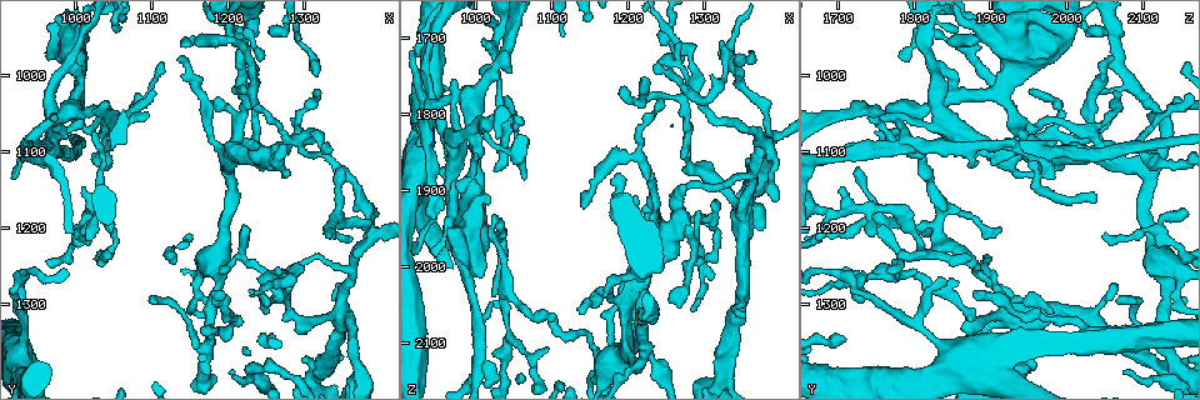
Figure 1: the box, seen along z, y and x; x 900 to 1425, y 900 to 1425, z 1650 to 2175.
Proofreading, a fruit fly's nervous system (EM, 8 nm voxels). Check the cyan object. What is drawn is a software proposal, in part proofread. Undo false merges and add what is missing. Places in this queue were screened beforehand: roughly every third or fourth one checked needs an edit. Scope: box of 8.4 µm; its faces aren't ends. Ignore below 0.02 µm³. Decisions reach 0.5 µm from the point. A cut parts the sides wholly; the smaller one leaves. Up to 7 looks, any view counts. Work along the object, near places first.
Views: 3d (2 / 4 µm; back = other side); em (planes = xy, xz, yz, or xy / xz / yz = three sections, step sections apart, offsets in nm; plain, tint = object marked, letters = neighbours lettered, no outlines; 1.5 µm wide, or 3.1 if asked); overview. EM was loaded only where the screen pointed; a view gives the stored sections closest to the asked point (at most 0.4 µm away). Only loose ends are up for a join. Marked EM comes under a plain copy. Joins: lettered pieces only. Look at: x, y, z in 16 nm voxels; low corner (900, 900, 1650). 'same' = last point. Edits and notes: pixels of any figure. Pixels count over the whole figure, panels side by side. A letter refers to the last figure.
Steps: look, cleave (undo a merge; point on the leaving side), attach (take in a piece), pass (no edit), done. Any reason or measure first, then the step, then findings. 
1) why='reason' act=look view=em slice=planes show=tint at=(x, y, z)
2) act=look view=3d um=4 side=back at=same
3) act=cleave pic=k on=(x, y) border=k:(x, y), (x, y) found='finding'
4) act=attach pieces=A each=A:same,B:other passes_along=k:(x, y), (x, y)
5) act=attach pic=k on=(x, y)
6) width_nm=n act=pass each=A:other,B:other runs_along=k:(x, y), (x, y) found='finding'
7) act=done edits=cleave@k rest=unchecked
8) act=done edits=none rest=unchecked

why='abrupt turn' act=look view=em slice=planes show=letters at=(970, 1095, 1905)

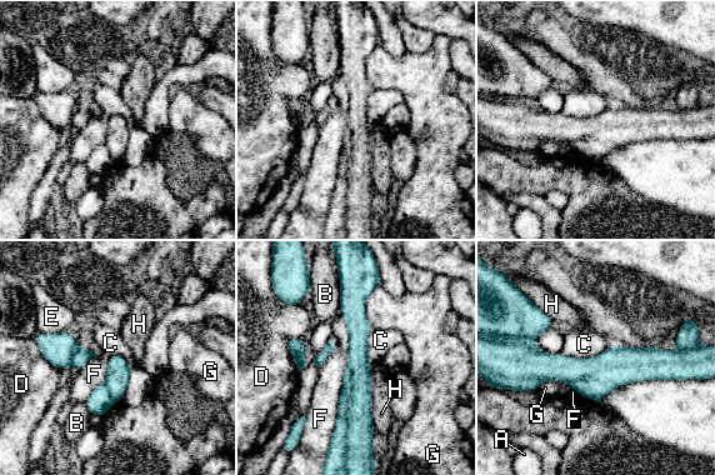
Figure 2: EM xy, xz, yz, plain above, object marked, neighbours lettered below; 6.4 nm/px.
act=cleave pic=2 on=(356, 381) each=A:other,B:other,C:other,D:other,E:other,F:other,G:other,H:other border=2:(343, 389), (346, 396), (346, 446) found='two neurons meet here'

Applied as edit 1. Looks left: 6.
act=look view=overview

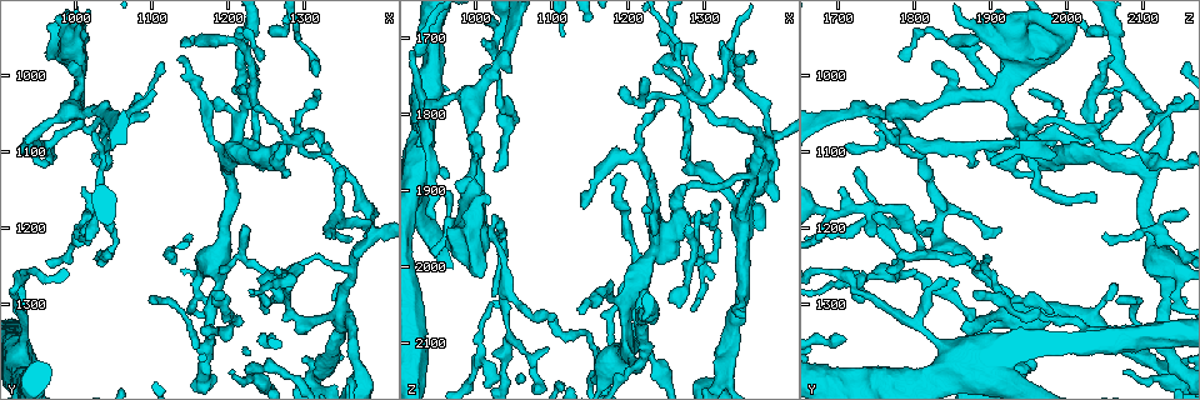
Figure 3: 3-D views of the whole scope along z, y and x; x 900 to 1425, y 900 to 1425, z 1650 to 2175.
why='four arms meet' act=look view=3d um=2 at=(1275, 1260, 1780)

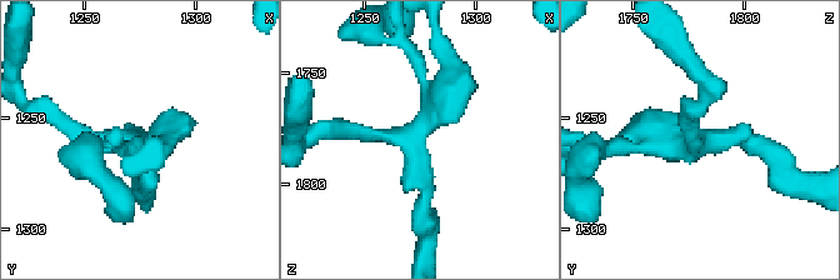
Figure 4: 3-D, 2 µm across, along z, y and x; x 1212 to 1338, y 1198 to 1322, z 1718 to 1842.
arms=4 act=look view=em slice=planes show=tint at=(1274, 1262, 1777)

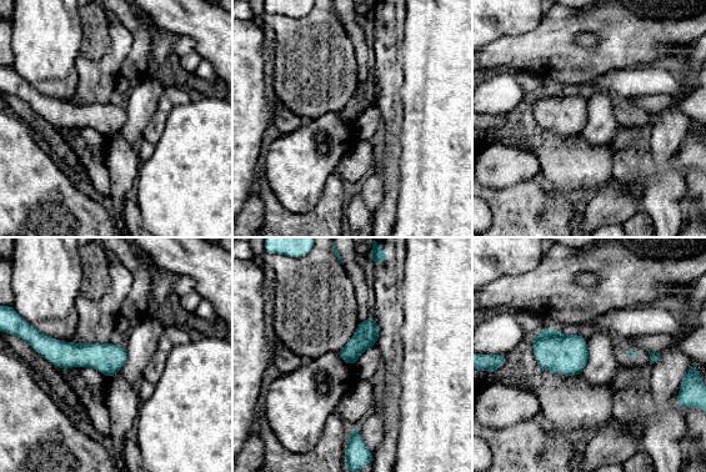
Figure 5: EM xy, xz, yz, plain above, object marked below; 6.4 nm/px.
act=look view=em slice=planes show=letters at=same

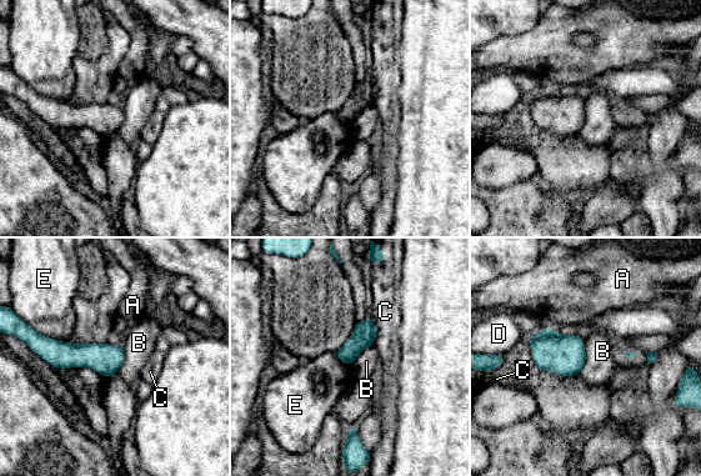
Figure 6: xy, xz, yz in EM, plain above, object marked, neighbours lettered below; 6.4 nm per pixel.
longest_contact=E:280nm act=pass each=A:other,B:other,C:other,D:other,E:other found='continuous, no second neuron'

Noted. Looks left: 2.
act=done edits=cleave@2 rest=unchecked

